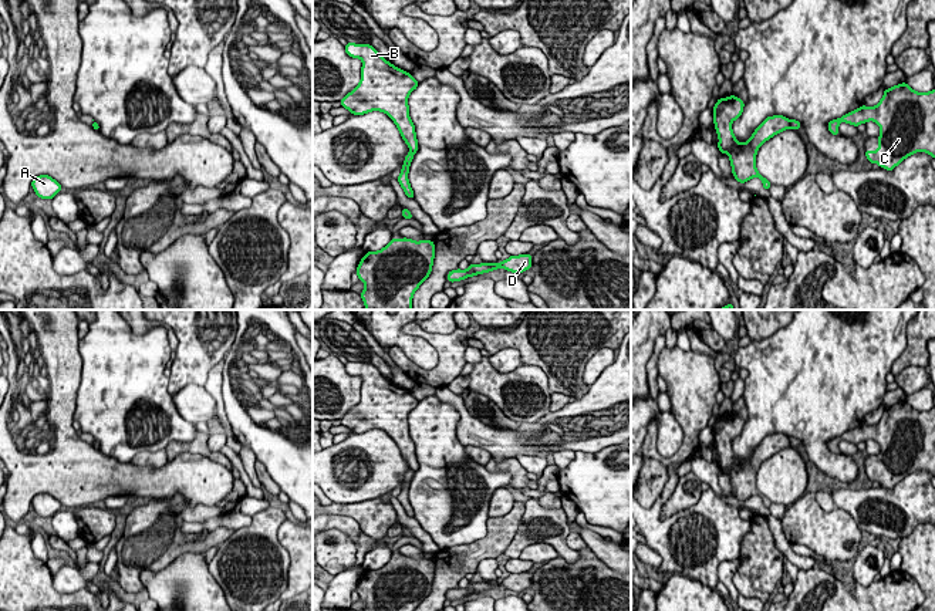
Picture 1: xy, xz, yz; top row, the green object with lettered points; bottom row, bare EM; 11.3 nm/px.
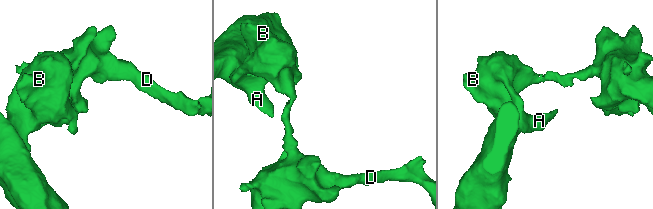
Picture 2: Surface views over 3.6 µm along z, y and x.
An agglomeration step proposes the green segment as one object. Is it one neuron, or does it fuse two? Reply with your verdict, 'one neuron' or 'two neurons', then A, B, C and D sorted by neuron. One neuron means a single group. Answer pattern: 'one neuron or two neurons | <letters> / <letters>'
two neurons | A B / C D

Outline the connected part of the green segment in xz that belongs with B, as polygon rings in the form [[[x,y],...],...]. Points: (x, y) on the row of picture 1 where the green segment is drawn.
[[[348,43],[345,53],[362,61],[360,84],[341,99],[354,115],[385,112],[399,129],[409,151],[418,152],[415,125],[409,118],[408,97],[419,82],[406,71],[388,63],[371,45]]]

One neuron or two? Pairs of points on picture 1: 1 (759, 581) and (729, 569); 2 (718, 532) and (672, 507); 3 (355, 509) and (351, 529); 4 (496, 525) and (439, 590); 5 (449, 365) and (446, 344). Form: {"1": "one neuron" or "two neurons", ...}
{"1": "two neurons", "2": "two neurons", "3": "two neurons", "4": "one neuron", "5": "one neuron"}

